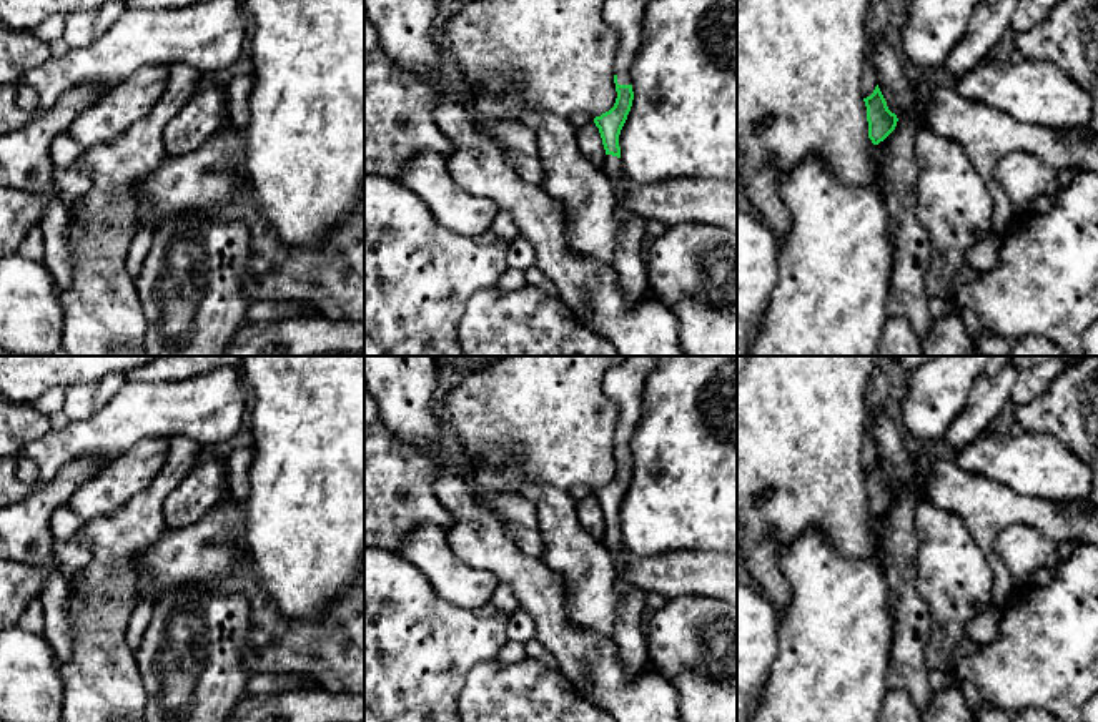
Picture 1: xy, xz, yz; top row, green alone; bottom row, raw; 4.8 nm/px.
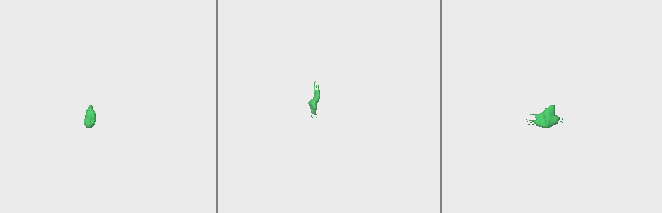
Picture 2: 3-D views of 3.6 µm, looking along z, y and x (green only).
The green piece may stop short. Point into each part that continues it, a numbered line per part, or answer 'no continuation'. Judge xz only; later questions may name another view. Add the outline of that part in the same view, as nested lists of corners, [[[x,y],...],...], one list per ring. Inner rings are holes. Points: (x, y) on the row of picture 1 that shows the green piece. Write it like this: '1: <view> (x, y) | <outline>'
1: xz (624, 15) | [[[607,0],[602,15],[617,32],[616,75],[619,85],[631,85],[631,65],[640,47],[640,22],[649,0]]]
2: xz (629, 265) | [[[606,155],[602,166],[617,195],[617,246],[614,251],[612,266],[617,274],[617,283],[631,303],[650,294],[645,260],[640,253],[640,241],[645,235],[645,220],[631,213],[624,206],[624,186],[621,183],[622,163],[621,158]]]

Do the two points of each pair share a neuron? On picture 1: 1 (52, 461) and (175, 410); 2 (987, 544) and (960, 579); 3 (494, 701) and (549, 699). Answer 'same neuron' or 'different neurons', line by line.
1: same neuron
2: different neurons
3: same neuron

